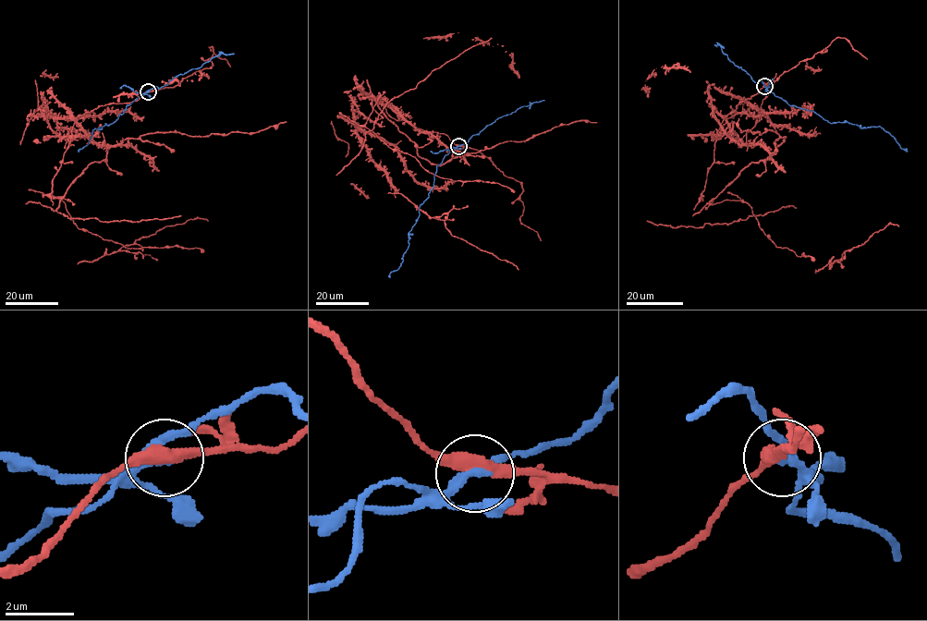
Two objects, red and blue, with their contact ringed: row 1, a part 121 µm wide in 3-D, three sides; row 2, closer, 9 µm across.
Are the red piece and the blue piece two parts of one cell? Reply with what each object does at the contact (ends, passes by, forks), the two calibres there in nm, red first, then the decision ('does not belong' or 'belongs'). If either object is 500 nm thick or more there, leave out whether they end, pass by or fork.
red passes by; blue passes by; 400 nm thick on the red side, 220 nm on the other; does not belong

